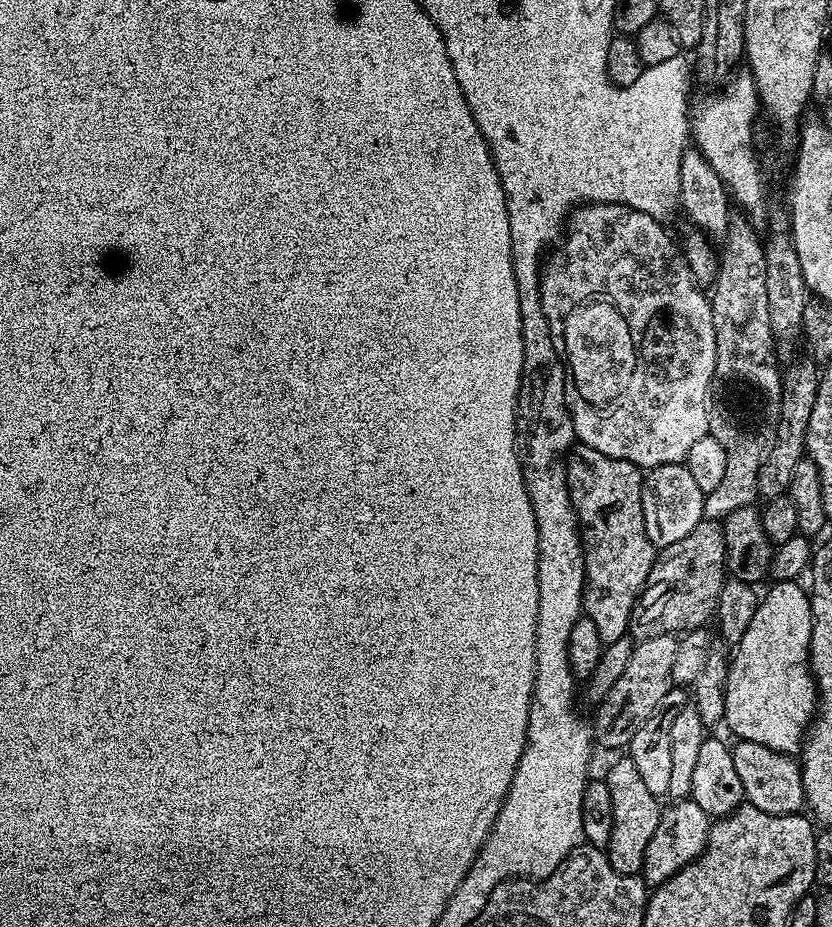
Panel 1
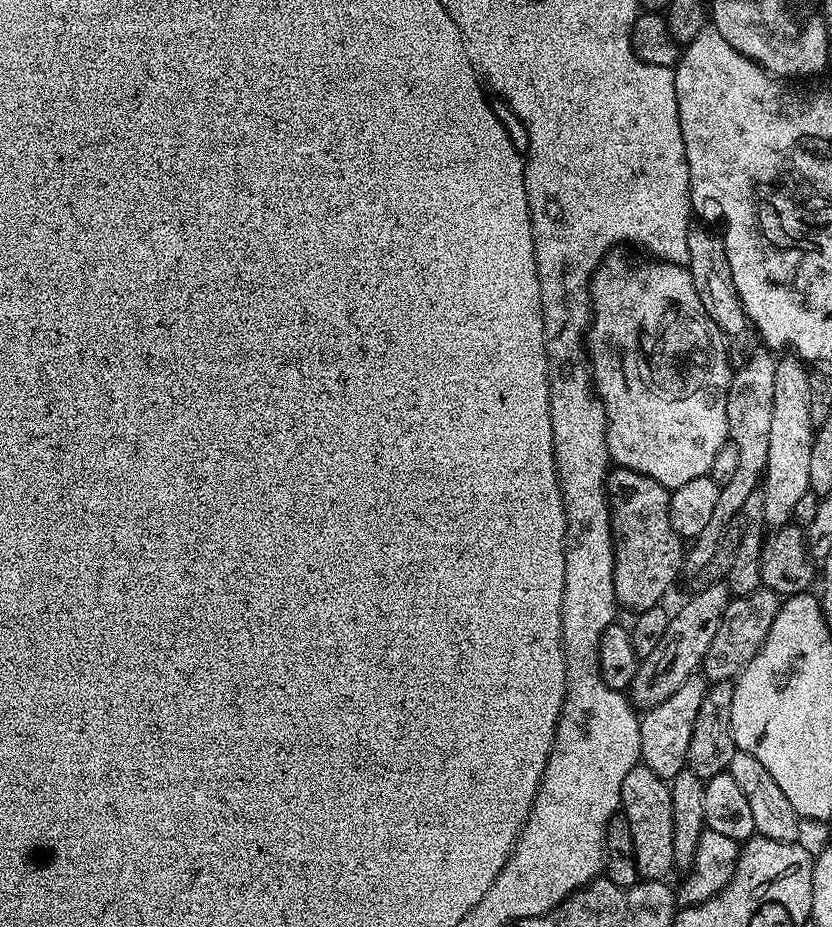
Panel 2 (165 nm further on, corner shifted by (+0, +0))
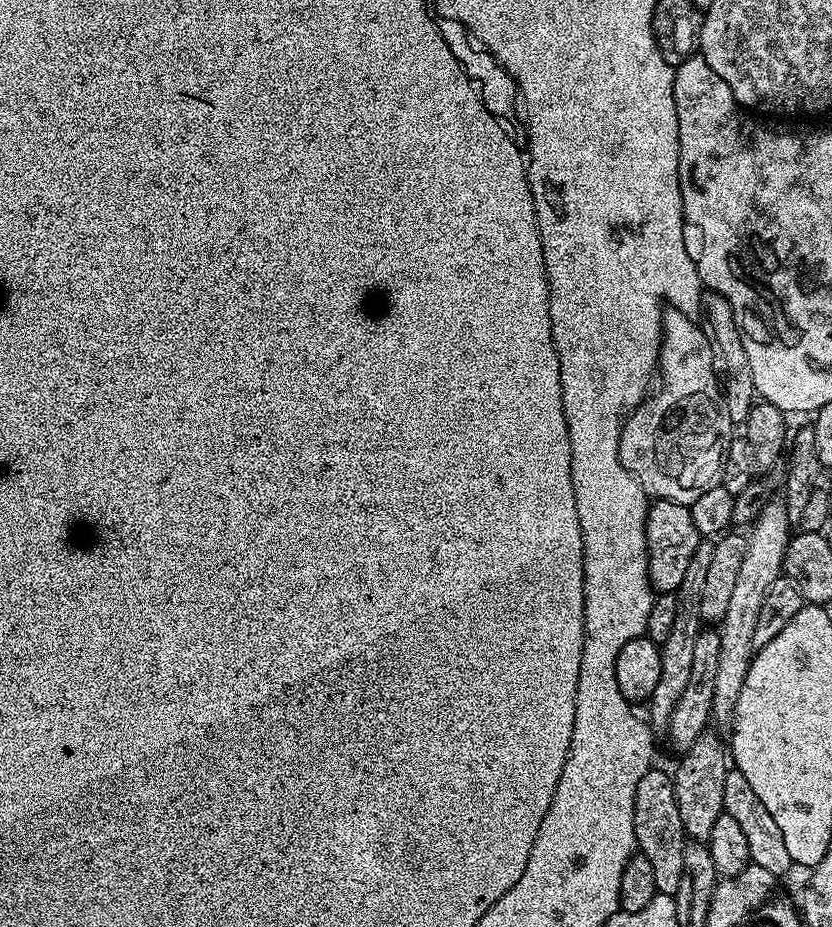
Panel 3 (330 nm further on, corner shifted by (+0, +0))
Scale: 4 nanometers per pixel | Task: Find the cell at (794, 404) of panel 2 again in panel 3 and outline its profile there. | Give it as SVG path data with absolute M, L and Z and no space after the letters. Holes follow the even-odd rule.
M773 498L768 501L765 508L761 510L747 533L746 554L742 558L742 567L738 570L738 579L734 586L734 595L730 598L730 606L726 609L723 620L719 621L718 631L720 634L720 649L718 650L718 670L714 670L714 702L712 703L712 720L715 723L731 725L738 706L738 698L744 693L746 674L752 665L754 655L754 626L758 626L758 614L766 602L766 598L772 595L772 588L777 580L781 579L784 571L784 555L788 549L788 541L794 530L794 521L788 517L788 511L783 499Z

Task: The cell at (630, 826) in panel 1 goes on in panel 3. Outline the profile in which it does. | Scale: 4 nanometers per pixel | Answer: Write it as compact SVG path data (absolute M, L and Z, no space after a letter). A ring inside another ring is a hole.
M659 766L649 768L646 774L642 774L642 782L638 782L634 796L634 834L638 852L651 863L659 895L675 896L684 873L686 835L678 810L678 798L675 797L673 777L668 772L664 773Z

